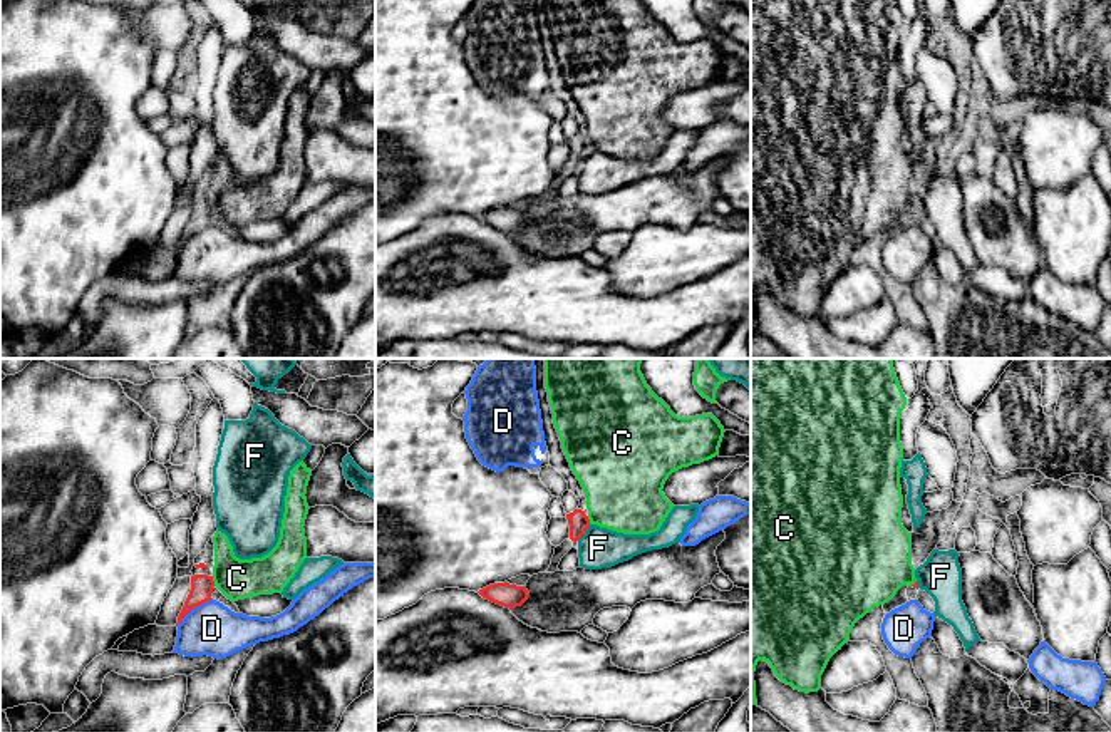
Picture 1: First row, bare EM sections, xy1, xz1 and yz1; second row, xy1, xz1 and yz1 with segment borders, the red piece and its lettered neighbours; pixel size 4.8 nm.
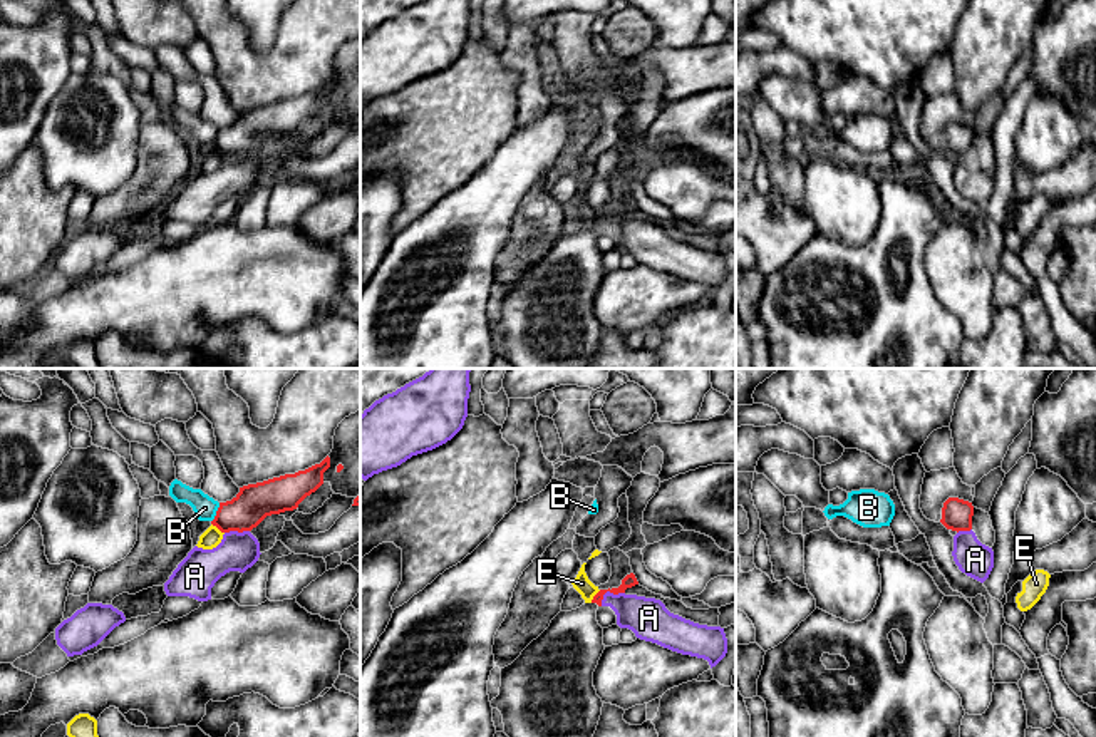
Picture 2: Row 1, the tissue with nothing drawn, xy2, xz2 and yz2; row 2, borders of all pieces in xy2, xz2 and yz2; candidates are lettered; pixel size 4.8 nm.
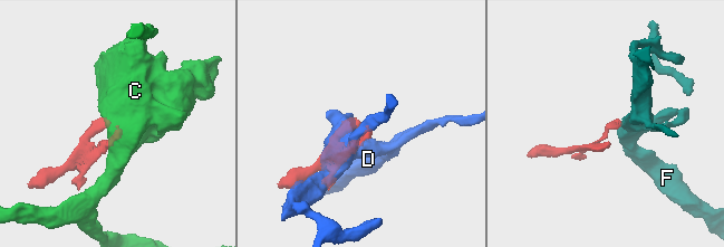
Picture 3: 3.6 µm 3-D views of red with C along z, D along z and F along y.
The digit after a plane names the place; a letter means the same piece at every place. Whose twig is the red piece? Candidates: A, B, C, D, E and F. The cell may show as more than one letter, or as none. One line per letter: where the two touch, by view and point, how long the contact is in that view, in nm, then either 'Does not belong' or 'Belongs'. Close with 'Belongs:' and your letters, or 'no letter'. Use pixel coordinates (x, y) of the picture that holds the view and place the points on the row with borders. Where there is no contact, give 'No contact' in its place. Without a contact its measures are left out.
A: Touches red at xz2 (609, 590). Shared border 140 nm. Does not belong
B: Touches red at xy2 (217, 513). Shared border 100 nm. Does not belong
C: Touches red at xy1 (213, 582). Shared border 50 nm. Does not belong
D: Touches red at xy1 (193, 607). Shared border 220 nm. Does not belong
E: Touches red at xy2 (218, 528). Shared border 80 nm. Does not belong
F: Touches red at xz1 (583, 533). Shared border 100 nm. Does not belong
Belongs: no letter

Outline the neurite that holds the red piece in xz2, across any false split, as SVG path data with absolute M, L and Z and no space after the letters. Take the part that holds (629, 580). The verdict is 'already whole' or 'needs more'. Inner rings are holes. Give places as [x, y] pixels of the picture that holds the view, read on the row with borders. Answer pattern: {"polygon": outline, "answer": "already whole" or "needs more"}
{"polygon": "M630 573L618 588L600 590L590 603L560 611L511 665L501 668L499 695L491 707L501 712L508 737L593 737L603 707L593 687L593 672L605 650L597 610L607 591L618 595L635 585L638 581Z", "answer": "needs more"}

